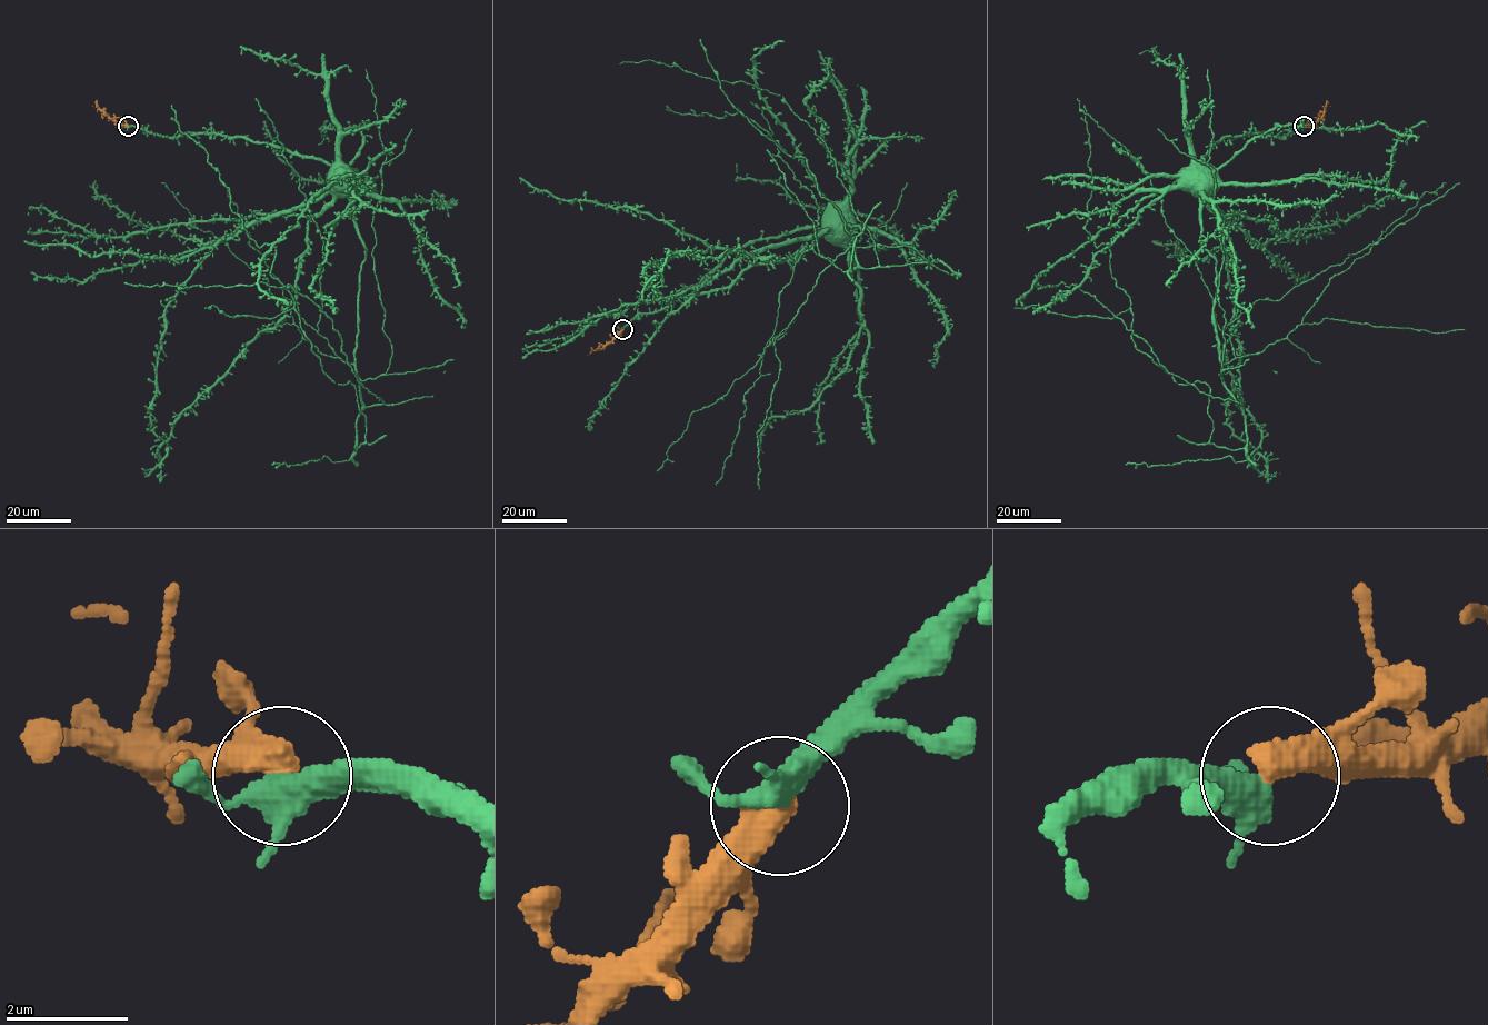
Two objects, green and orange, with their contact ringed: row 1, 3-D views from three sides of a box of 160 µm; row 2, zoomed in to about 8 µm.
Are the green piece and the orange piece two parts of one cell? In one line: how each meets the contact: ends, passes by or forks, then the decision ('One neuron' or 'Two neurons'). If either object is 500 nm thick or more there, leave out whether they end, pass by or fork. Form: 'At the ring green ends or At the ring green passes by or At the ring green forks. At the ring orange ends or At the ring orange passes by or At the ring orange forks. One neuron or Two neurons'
One neuron

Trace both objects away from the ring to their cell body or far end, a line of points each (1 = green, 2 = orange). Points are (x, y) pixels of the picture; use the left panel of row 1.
1: (128, 126), (169, 137), (220, 133), (285, 147), (320, 158), (340, 180)
2: (128, 126), (119, 125), (96, 102), (92, 106)

